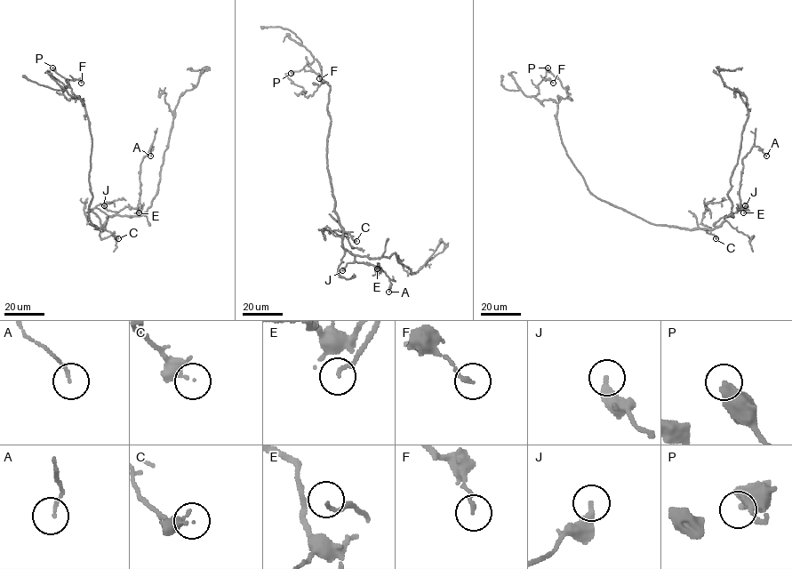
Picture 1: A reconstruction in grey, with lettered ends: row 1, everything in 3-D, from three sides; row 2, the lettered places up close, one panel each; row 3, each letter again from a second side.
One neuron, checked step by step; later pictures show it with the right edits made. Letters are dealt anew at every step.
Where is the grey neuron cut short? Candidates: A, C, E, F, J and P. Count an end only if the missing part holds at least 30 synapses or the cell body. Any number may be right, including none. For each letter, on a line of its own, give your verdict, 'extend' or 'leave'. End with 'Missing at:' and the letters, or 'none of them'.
A: leave
C: leave
E: leave
F: leave
J: leave
P: leave
Missing at: none of them

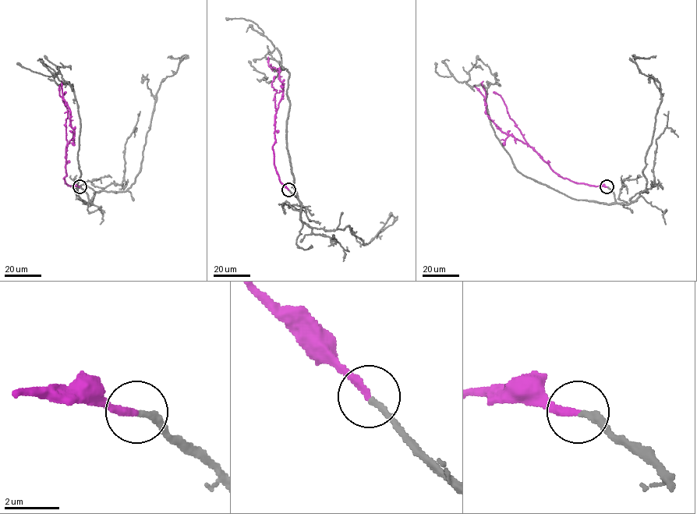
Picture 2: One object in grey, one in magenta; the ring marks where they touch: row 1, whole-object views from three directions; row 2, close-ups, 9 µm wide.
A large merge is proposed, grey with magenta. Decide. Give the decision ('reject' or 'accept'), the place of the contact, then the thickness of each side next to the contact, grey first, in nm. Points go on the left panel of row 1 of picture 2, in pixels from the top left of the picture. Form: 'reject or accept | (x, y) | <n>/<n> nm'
accept | (79, 186) | 220/240 nm

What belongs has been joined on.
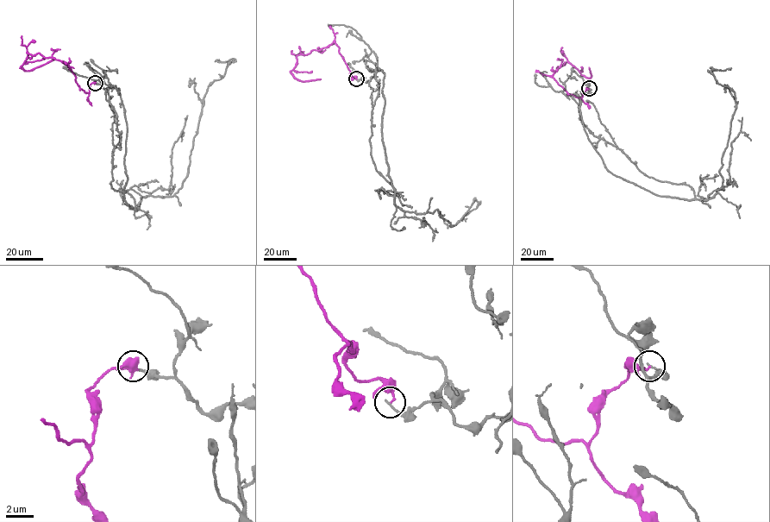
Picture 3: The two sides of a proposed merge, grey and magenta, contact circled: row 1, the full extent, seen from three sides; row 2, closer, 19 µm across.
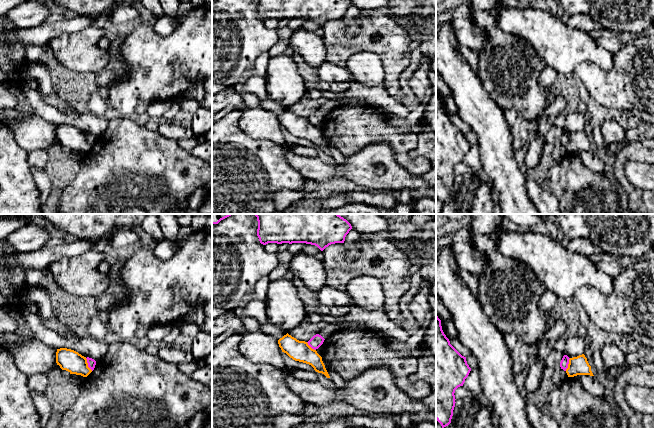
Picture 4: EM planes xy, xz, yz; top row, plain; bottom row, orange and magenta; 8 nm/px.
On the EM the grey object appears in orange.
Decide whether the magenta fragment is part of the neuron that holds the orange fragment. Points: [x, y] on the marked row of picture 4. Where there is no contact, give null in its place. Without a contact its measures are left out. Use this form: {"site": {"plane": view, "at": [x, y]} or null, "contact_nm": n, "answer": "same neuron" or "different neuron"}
{"site": {"plane": "xy", "at": [87, 364]}, "contact_nm": 120, "answer": "different neuron"}

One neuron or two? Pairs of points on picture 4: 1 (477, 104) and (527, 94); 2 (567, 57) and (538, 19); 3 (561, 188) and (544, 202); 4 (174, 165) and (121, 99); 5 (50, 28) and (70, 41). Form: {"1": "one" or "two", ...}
{"1": "two", "2": "one", "3": "two", "4": "two", "5": "two"}

